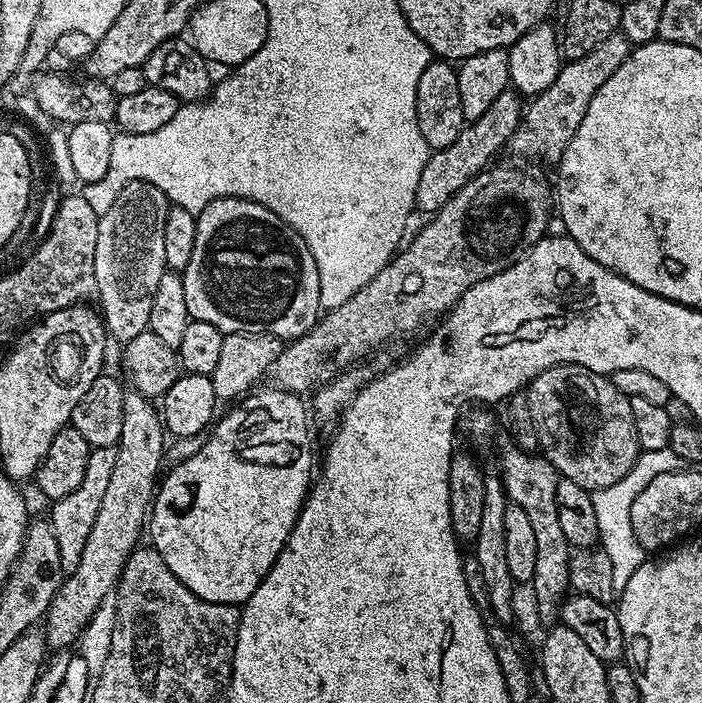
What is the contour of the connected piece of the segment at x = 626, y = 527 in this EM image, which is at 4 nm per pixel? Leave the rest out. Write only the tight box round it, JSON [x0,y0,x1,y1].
[591,447,685,592]

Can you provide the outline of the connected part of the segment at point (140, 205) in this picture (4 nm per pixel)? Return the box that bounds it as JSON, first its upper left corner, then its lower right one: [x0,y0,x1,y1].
[96,183,170,345]

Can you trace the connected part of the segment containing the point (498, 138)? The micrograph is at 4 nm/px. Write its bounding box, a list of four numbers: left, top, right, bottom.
[419,91,521,202]

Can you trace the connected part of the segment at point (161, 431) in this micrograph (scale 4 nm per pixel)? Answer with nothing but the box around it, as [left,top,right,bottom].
[44,392,166,645]

